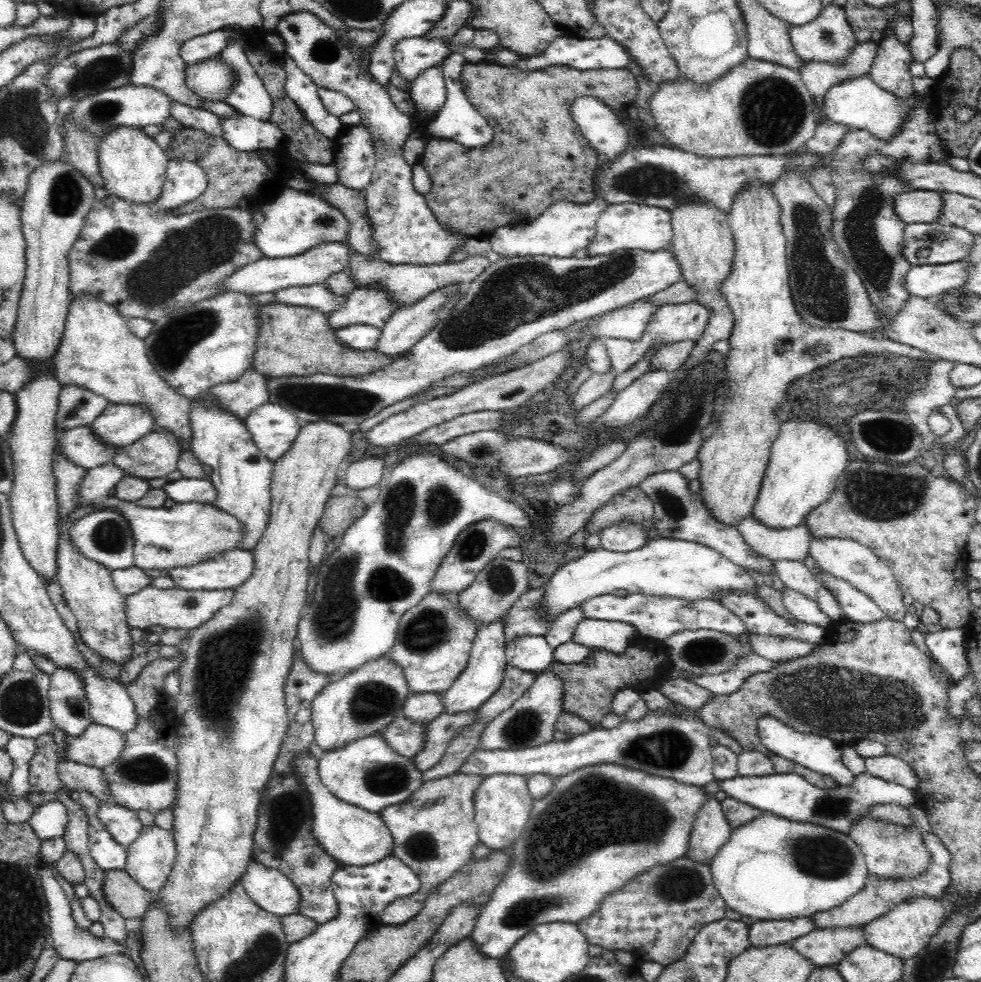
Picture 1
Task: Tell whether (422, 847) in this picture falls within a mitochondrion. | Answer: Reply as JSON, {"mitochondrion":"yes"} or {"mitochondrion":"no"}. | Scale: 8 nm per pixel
{"mitochondrion":"yes"}

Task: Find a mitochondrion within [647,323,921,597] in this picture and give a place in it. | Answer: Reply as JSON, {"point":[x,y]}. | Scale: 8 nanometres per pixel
{"point":[680,430]}

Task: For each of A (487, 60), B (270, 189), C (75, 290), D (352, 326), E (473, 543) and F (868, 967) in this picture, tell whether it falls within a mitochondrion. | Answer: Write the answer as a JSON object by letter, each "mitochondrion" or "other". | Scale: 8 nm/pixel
{"A":"other","B":"other","C":"other","D":"other","E":"mitochondrion","F":"other"}

